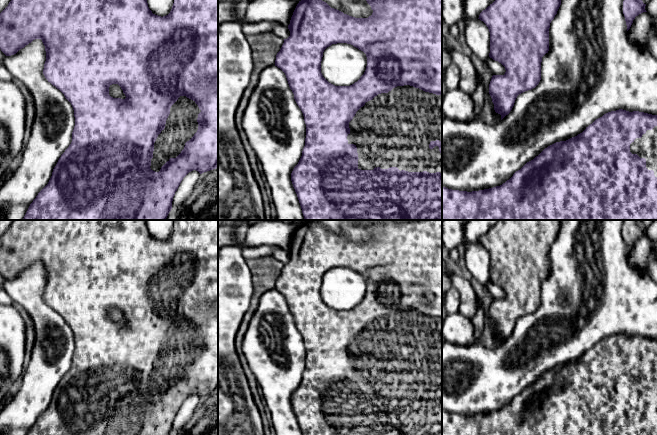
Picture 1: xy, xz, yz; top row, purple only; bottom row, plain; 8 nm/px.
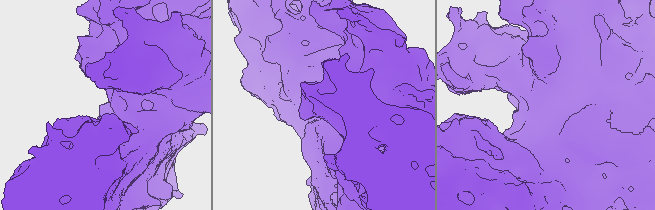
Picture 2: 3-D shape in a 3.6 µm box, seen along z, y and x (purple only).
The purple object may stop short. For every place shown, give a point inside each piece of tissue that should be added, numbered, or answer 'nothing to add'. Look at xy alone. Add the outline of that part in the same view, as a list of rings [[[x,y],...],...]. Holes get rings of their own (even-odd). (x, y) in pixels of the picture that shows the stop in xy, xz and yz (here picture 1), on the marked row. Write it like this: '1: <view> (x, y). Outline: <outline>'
1: xy (181, 125). Outline: [[[180,96],[171,106],[165,128],[154,143],[151,170],[159,172],[170,158],[176,158],[198,130],[198,114],[201,112],[195,101]]]

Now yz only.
1: yz (645, 147). Outline: [[[657,126],[647,130],[641,138],[636,138],[630,144],[630,152],[646,159],[646,168],[653,170],[657,177]]]

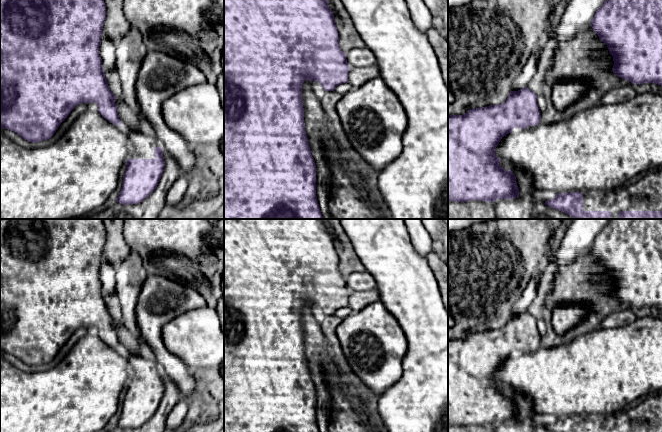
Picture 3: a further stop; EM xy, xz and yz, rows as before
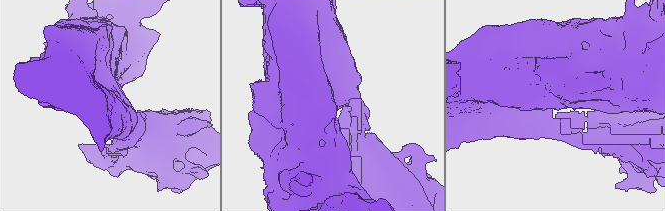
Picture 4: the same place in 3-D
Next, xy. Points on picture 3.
1: xy (142, 143). Outline: [[[146,130],[127,132],[130,144],[129,159],[153,159],[154,148],[160,143],[154,133]]]

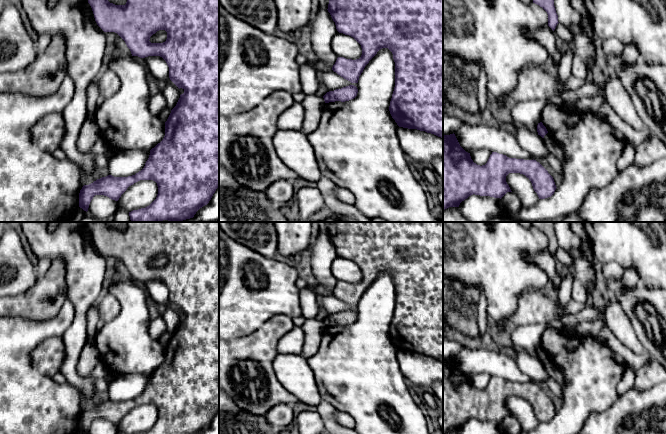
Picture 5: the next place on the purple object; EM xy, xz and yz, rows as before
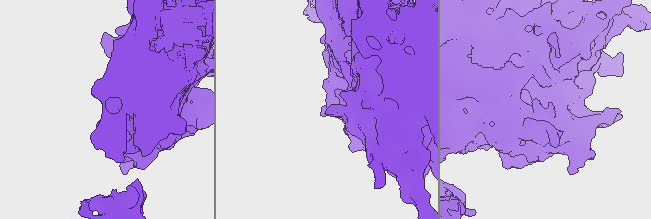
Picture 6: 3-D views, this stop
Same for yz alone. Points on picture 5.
nothing to add

